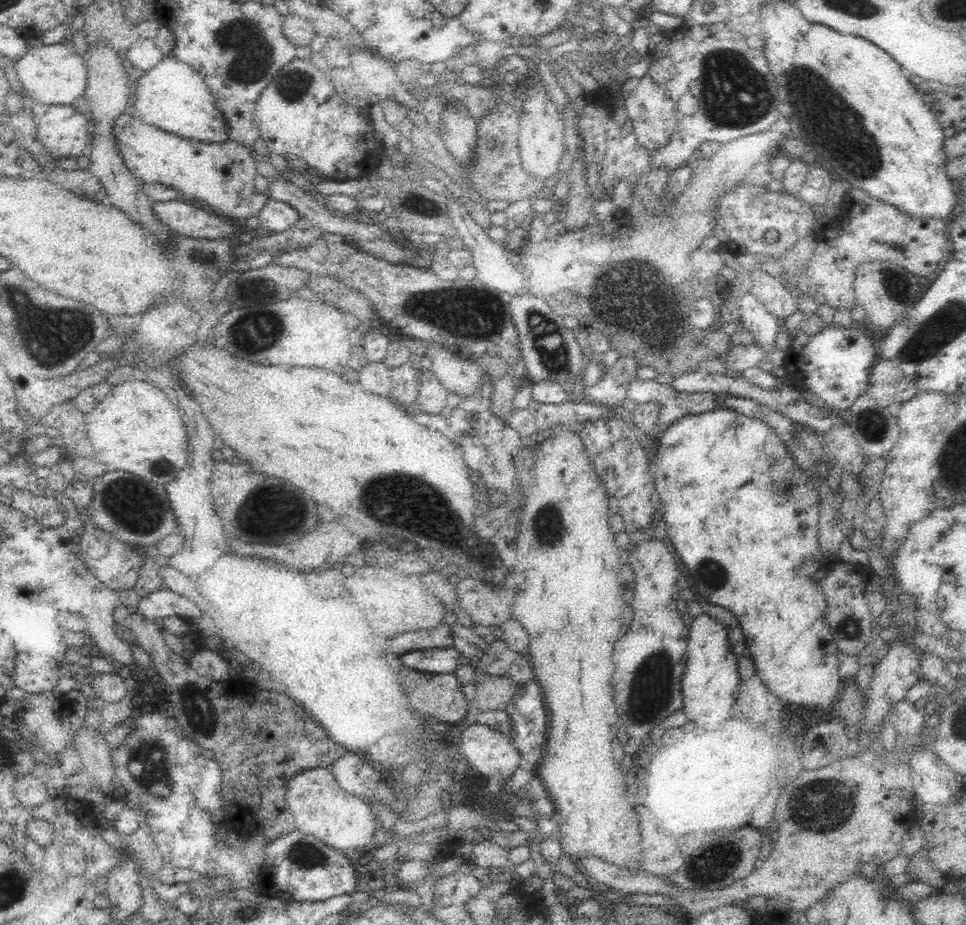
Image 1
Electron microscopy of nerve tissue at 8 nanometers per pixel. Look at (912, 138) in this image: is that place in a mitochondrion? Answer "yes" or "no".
no

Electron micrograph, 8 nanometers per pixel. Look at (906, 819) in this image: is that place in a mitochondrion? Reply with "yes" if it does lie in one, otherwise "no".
no

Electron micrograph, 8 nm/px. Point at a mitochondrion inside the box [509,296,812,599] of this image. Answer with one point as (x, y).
(553, 352)

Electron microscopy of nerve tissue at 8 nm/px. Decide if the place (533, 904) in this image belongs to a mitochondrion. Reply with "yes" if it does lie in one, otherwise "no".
no

